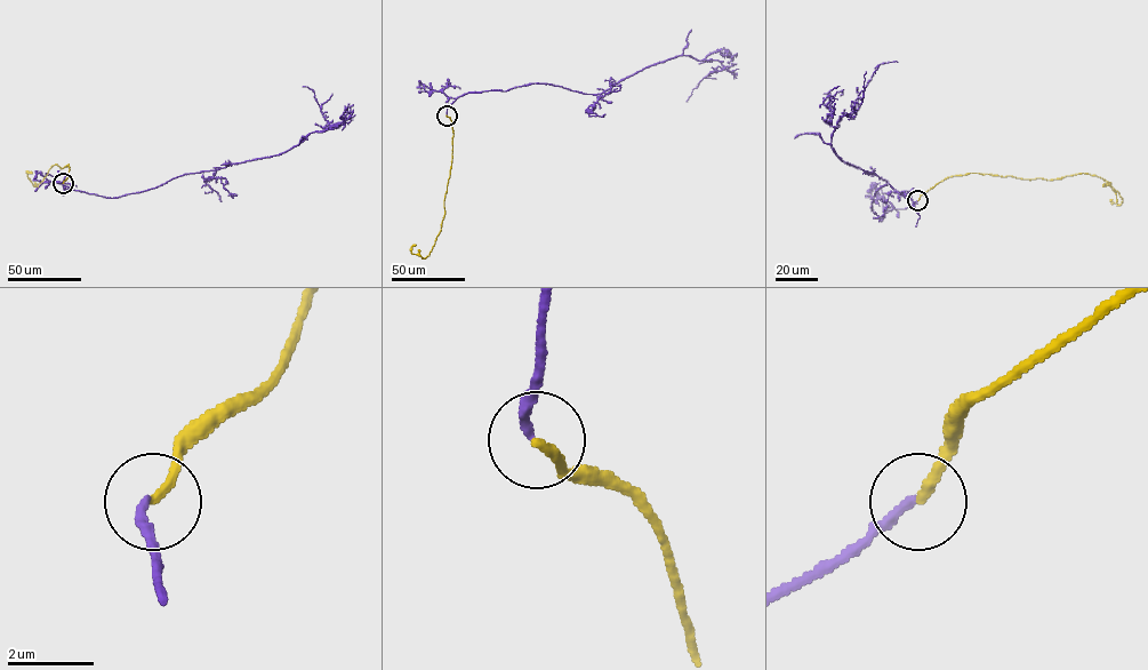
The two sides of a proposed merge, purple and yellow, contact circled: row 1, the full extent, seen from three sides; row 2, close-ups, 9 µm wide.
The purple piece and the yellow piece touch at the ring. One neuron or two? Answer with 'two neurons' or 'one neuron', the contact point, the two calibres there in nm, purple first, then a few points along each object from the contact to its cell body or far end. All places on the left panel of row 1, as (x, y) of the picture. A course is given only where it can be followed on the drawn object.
two neurons | (63, 183) | 200/220 nm | purple via (63, 183), (118, 198), (185, 174), (280, 154), (310, 134), (340, 125), (329, 124), (313, 92), (303, 86) | yellow via (63, 183), (69, 175), (69, 164), (61, 169), (54, 165), (38, 186), (27, 176), (32, 173)

